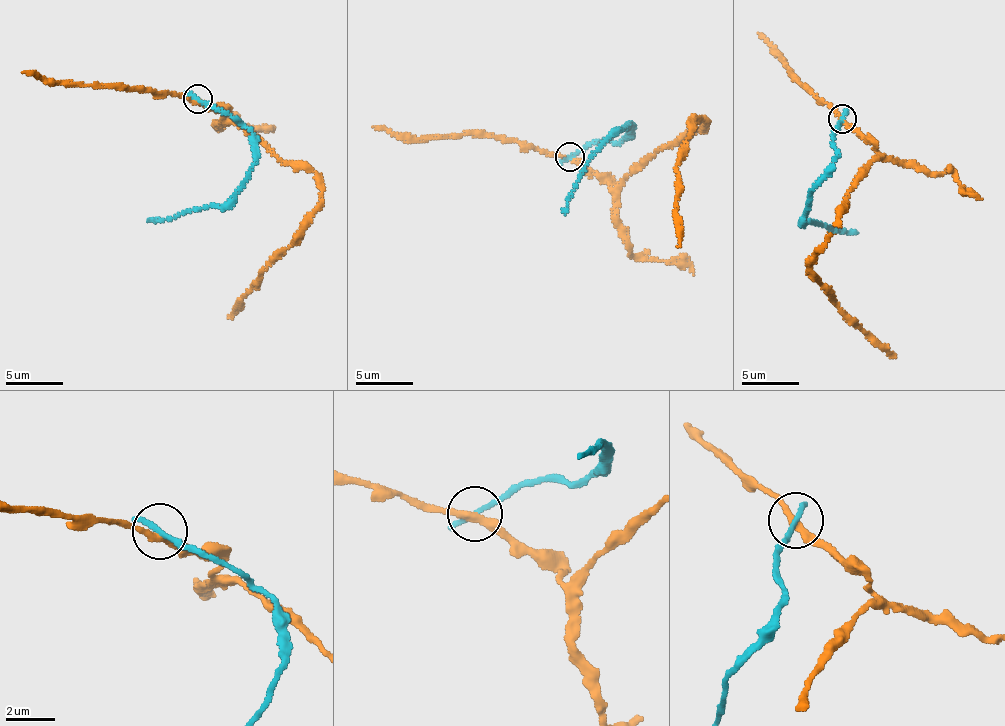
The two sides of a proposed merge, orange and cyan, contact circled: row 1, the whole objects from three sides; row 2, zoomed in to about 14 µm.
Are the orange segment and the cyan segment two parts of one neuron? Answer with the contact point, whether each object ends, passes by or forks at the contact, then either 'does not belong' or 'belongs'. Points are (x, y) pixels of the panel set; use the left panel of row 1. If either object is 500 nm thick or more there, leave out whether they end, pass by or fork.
(197, 99) | orange passes by | cyan passes by | does not belong

